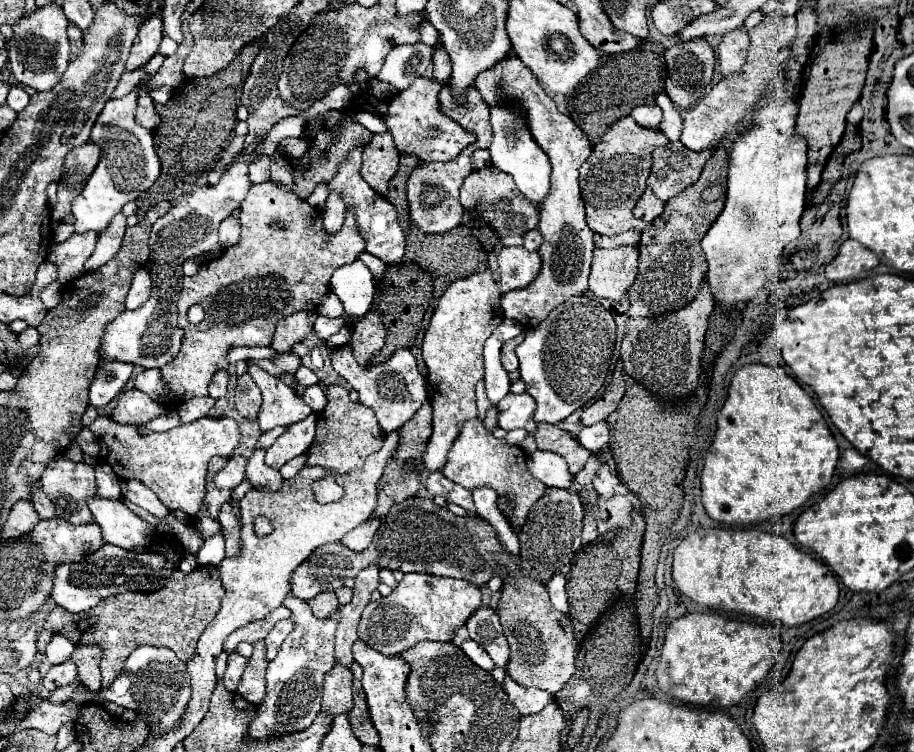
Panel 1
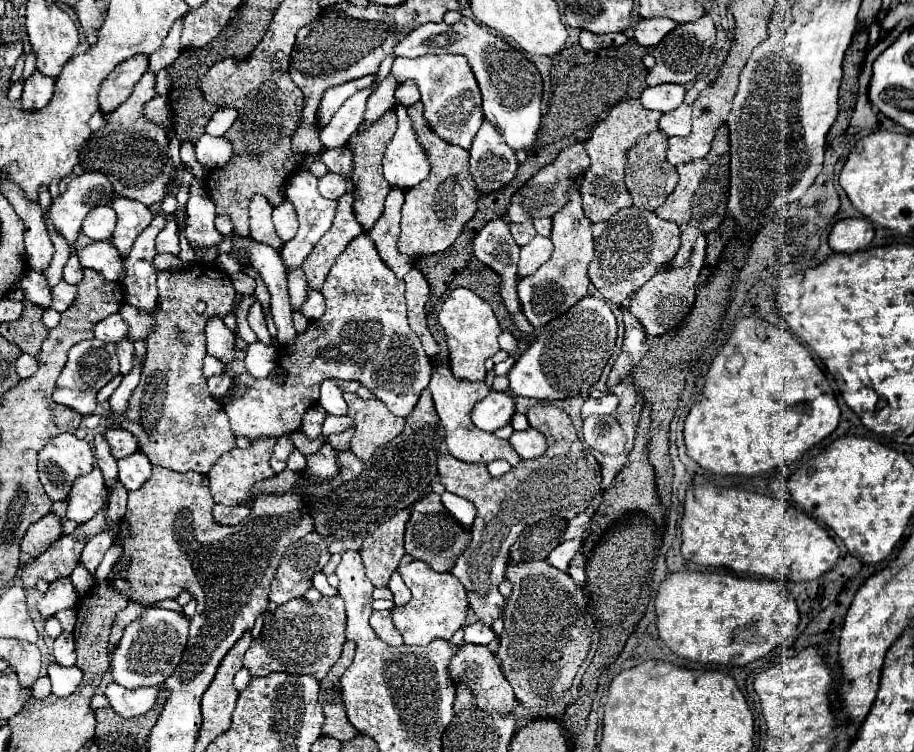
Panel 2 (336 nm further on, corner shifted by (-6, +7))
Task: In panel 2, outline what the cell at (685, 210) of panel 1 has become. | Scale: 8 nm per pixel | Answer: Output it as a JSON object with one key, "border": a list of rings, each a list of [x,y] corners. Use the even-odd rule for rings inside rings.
{"border":[[[722,125],[716,131],[716,137],[712,141],[712,149],[704,159],[692,161],[688,165],[678,165],[678,185],[676,189],[670,193],[670,197],[656,209],[658,217],[666,219],[666,221],[674,221],[680,227],[680,241],[682,247],[678,249],[678,253],[672,257],[670,263],[666,263],[666,267],[670,269],[678,269],[680,265],[686,263],[686,259],[690,259],[694,241],[698,239],[698,235],[706,235],[718,229],[718,225],[724,221],[726,217],[726,203],[728,203],[728,127]]]}

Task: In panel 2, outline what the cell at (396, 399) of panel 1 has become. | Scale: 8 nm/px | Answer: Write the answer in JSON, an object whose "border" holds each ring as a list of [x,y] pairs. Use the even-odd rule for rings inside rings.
{"border":[[[368,233],[352,239],[340,253],[326,277],[322,295],[326,299],[324,315],[312,321],[294,345],[278,349],[278,369],[288,371],[284,383],[276,383],[278,369],[266,379],[252,379],[248,373],[236,379],[234,385],[248,385],[248,393],[222,405],[236,437],[256,441],[258,437],[298,431],[304,411],[318,401],[322,379],[360,381],[398,417],[406,417],[418,403],[422,389],[428,387],[432,363],[418,335],[408,327],[404,281],[384,265]]]}

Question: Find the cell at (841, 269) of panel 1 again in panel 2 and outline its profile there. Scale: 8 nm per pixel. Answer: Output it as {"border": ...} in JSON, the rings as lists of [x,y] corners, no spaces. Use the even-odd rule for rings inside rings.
{"border":[[[842,219],[834,225],[828,243],[836,253],[862,251],[874,239],[874,227],[866,219]]]}

